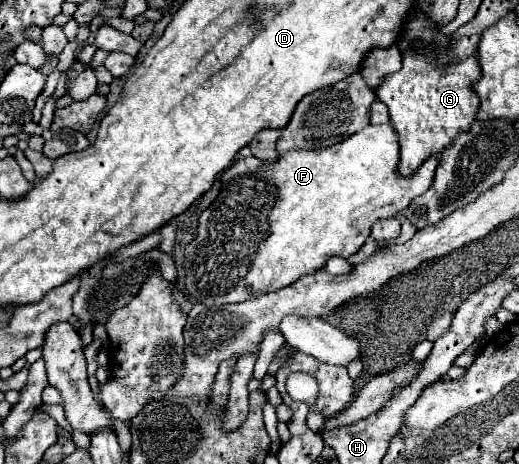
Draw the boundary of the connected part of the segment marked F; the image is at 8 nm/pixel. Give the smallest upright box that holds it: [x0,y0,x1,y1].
[185,123,439,305]

